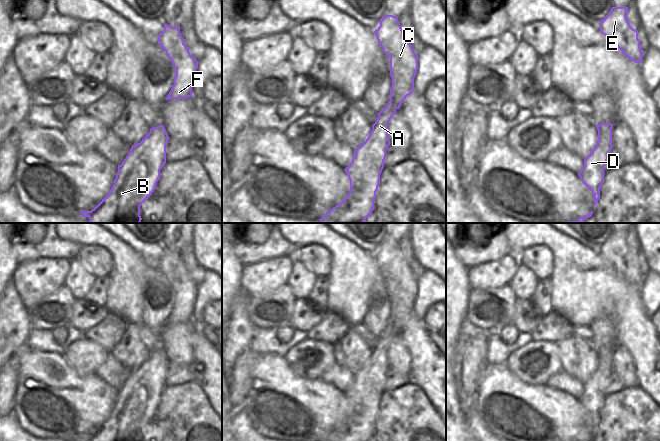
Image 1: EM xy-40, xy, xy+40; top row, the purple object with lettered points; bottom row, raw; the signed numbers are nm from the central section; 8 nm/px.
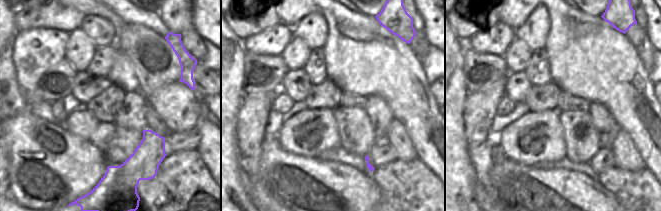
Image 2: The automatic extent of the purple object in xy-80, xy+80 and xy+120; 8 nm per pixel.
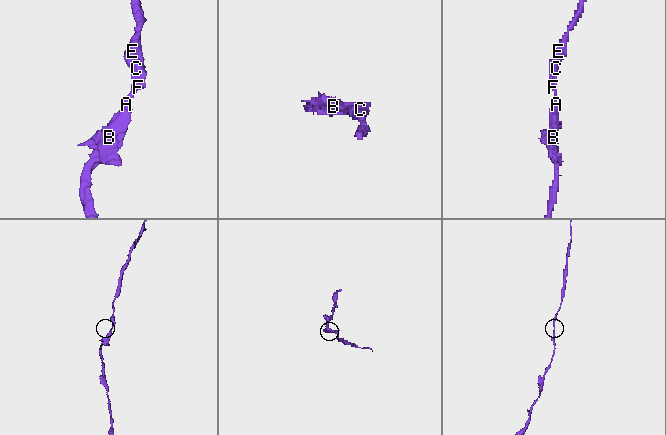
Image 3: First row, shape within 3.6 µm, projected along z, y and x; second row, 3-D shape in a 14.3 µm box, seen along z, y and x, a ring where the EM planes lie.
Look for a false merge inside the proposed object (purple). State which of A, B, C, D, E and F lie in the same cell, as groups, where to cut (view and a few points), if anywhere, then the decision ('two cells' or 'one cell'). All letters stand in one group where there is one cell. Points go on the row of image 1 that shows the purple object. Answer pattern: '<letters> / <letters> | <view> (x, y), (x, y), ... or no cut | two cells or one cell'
A B C D E F | no cut | one cell

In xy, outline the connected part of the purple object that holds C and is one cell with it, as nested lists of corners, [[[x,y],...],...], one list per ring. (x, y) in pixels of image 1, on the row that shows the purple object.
[[[385,15],[380,19],[380,26],[374,31],[383,52],[390,58],[390,101],[378,113],[376,122],[368,138],[354,149],[352,162],[344,169],[350,180],[350,192],[346,198],[330,209],[321,219],[322,223],[364,223],[374,210],[374,200],[380,184],[380,174],[384,168],[386,150],[390,145],[388,138],[388,122],[402,102],[414,91],[414,78],[418,70],[418,55],[414,52],[408,38],[404,34],[398,17]]]

